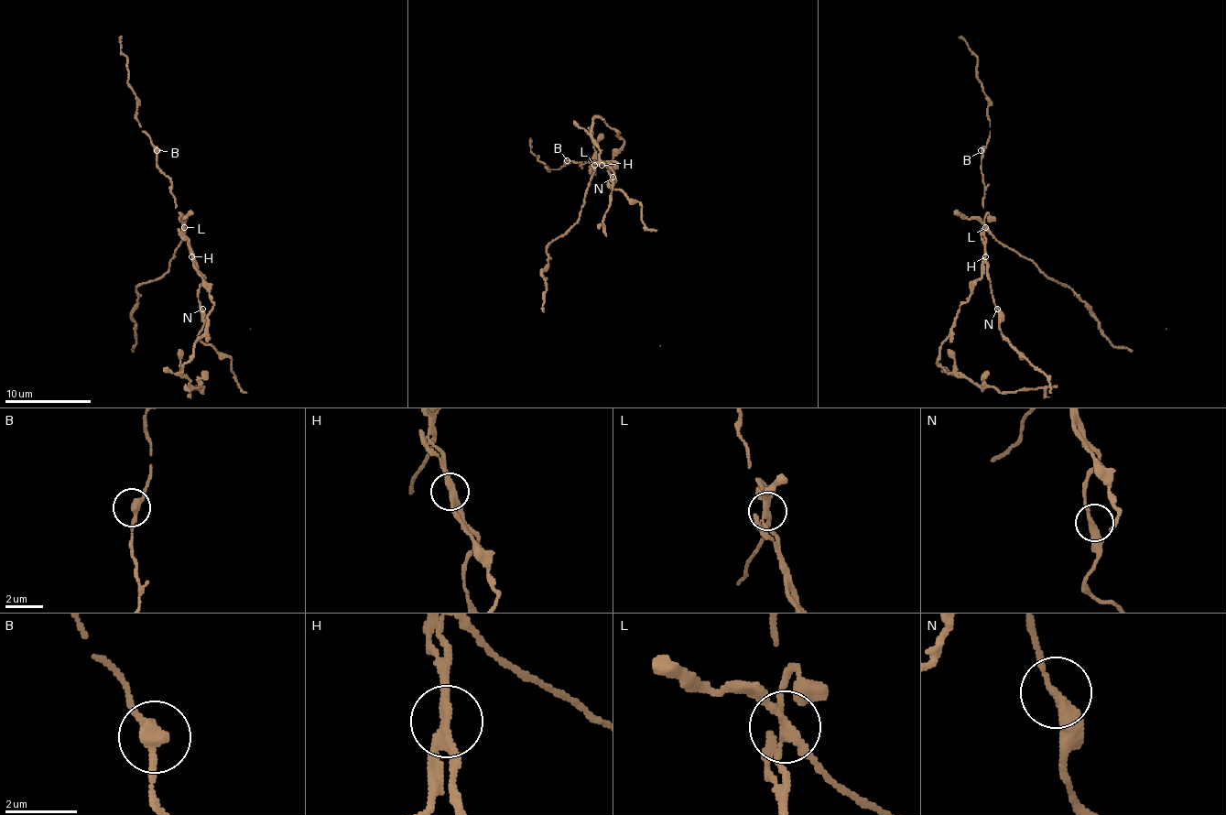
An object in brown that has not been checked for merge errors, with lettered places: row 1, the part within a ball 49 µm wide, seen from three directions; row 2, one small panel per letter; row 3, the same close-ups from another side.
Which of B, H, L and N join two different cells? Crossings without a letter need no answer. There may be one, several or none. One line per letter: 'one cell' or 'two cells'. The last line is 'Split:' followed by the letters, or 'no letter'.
B: one cell
H: two cells
L: two cells
N: one cell
Split: H, L

